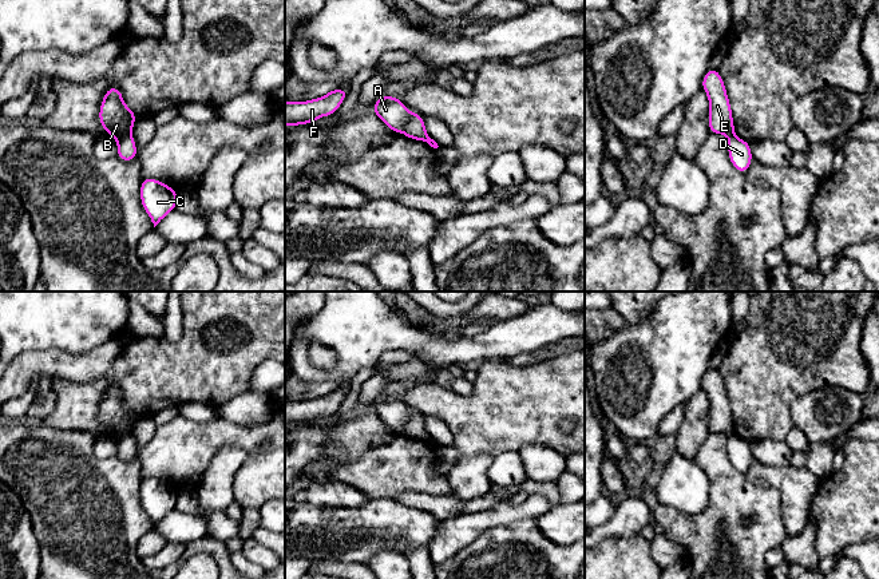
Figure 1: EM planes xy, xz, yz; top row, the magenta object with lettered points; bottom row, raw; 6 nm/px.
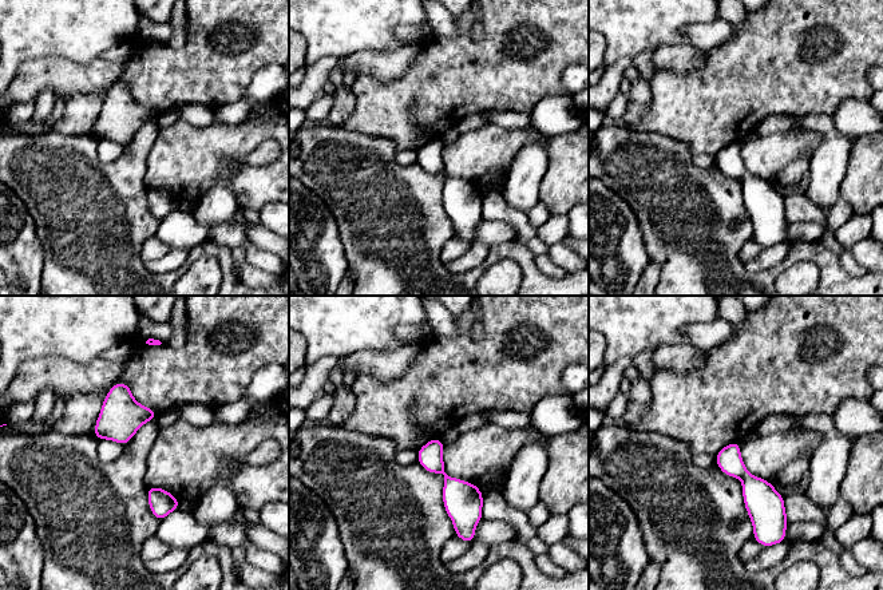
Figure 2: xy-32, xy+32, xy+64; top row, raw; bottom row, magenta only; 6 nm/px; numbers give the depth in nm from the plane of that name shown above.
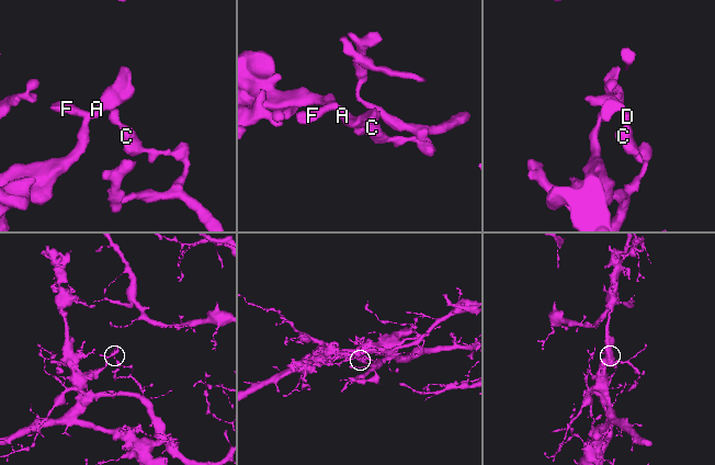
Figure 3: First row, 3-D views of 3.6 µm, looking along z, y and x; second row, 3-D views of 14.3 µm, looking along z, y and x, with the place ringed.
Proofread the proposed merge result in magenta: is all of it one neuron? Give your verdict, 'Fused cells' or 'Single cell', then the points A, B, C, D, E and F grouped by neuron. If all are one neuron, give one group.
Fused cells. Groups: A B E F / C D

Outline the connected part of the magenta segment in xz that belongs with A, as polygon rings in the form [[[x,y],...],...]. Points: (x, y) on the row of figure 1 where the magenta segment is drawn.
[[[384,95],[372,106],[373,112],[396,135],[401,131],[407,138],[425,142],[429,136],[421,114],[411,114],[408,107],[399,98]]]

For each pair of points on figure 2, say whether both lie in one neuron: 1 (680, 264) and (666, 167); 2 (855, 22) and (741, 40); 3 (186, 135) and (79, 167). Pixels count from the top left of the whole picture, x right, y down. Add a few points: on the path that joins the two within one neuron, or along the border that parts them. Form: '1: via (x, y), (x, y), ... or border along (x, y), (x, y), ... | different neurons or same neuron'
1: via (680, 240), (680, 208), (666, 191) | same neuron
2: via (827, 22), (804, 27), (791, 40), (769, 40) | same neuron
3: border along (161, 127), (146, 159), (145, 177) | different neurons

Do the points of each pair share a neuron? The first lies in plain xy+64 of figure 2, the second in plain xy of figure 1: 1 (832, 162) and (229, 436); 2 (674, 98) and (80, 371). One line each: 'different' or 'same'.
1: different
2: different

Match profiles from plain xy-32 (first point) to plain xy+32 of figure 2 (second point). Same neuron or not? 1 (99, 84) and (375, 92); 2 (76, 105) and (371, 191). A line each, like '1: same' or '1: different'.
1: different
2: different

